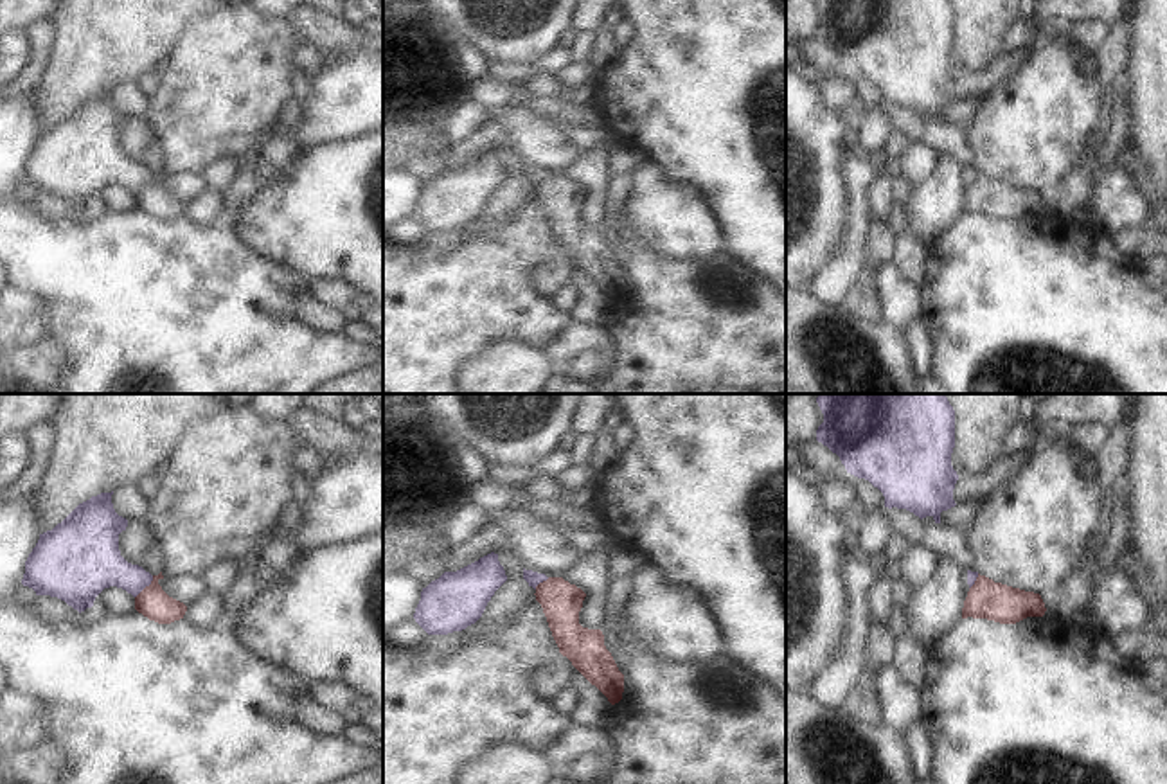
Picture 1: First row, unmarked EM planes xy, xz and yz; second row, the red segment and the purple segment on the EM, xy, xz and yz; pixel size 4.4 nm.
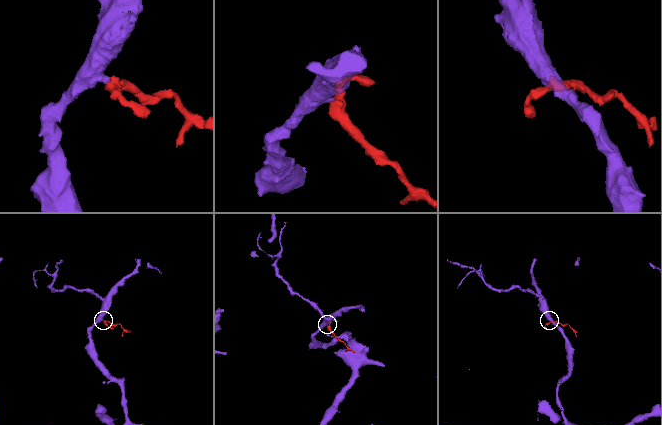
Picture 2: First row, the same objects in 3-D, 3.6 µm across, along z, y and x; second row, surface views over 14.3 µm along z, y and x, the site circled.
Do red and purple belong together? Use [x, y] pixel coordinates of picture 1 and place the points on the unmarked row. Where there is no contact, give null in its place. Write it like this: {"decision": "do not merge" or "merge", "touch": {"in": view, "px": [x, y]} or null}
{"decision": "do not merge", "touch": {"in": "xy", "px": [146, 184]}}

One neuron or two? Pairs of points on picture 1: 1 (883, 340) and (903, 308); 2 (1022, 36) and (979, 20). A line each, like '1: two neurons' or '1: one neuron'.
1: two neurons
2: two neurons

